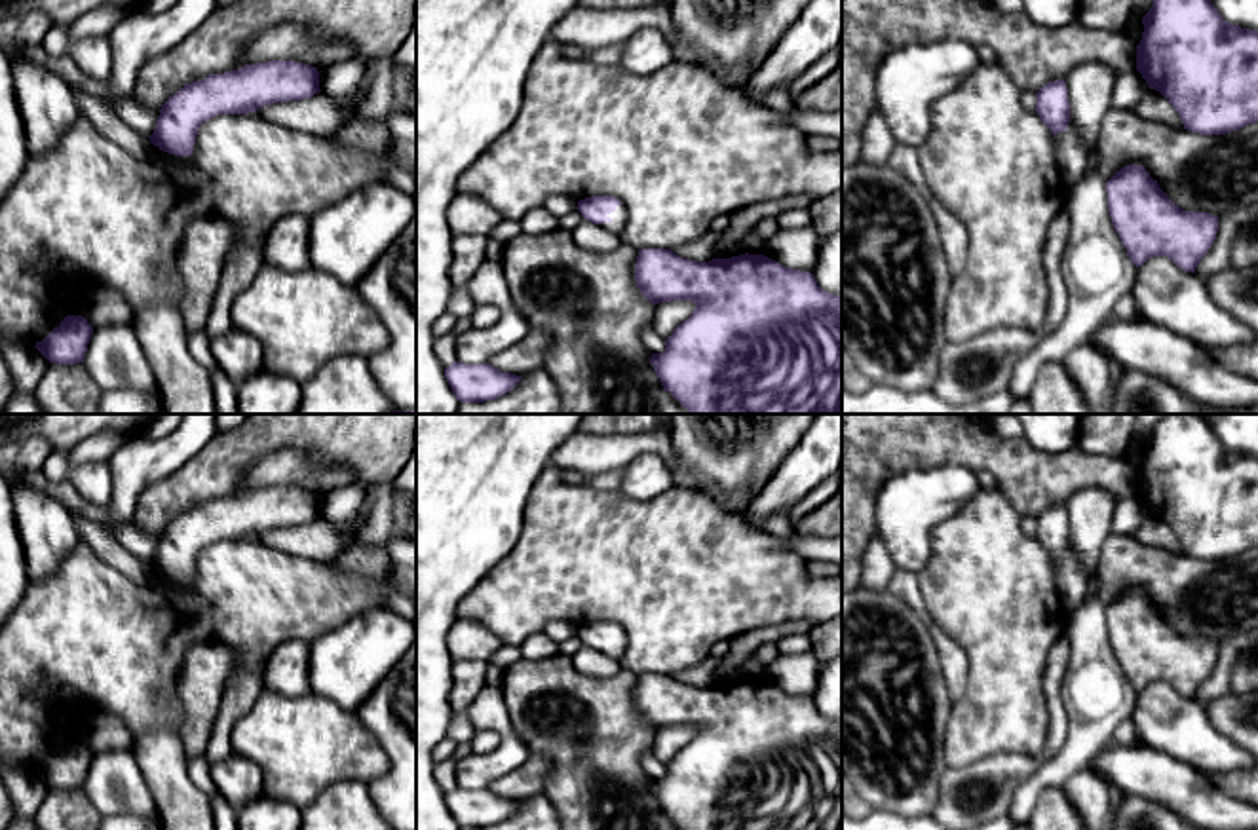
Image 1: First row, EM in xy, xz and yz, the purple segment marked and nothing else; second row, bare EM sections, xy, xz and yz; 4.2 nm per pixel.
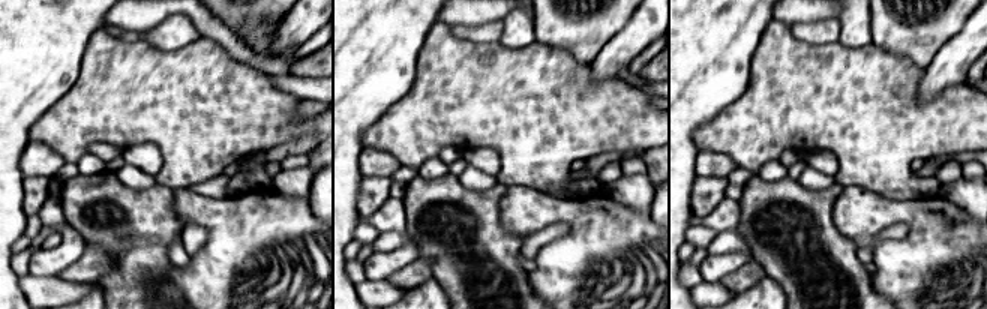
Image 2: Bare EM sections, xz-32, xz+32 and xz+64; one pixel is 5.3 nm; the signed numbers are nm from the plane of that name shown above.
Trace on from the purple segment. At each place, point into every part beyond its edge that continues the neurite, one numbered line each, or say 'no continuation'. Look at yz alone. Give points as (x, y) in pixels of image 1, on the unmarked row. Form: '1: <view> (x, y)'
1: yz (1070, 570)

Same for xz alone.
1: xz (618, 642)

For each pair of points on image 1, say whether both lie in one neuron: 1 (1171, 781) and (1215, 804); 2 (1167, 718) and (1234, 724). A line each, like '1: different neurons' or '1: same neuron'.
1: same neuron
2: different neurons

